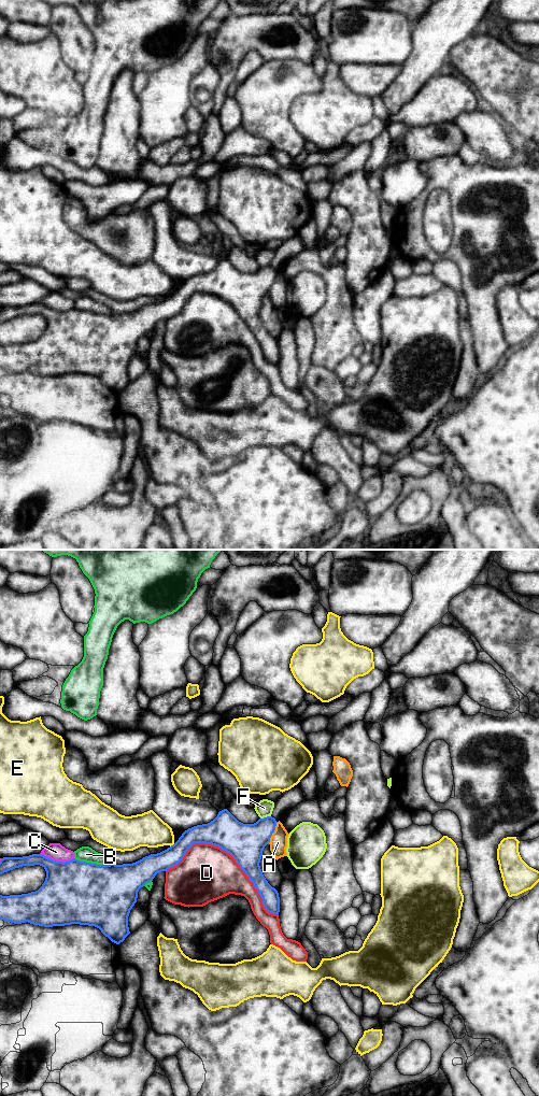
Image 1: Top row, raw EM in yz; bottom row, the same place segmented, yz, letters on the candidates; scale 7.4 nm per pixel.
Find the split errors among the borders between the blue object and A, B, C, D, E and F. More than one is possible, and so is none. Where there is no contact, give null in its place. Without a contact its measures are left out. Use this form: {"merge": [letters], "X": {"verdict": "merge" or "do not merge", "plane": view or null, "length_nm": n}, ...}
{"merge": [], "A": {"verdict": "do not merge", "plane": "yz", "length_nm": 180}, "B": {"verdict": "do not merge", "plane": "yz", "length_nm": 280}, "C": {"verdict": "do not merge", "plane": "yz", "length_nm": 260}, "D": {"verdict": "do not merge", "plane": "yz", "length_nm": 900}, "E": {"verdict": "do not merge", "plane": "yz", "length_nm": 50}, "F": {"verdict": "do not merge", "plane": "yz", "length_nm": 80}}

